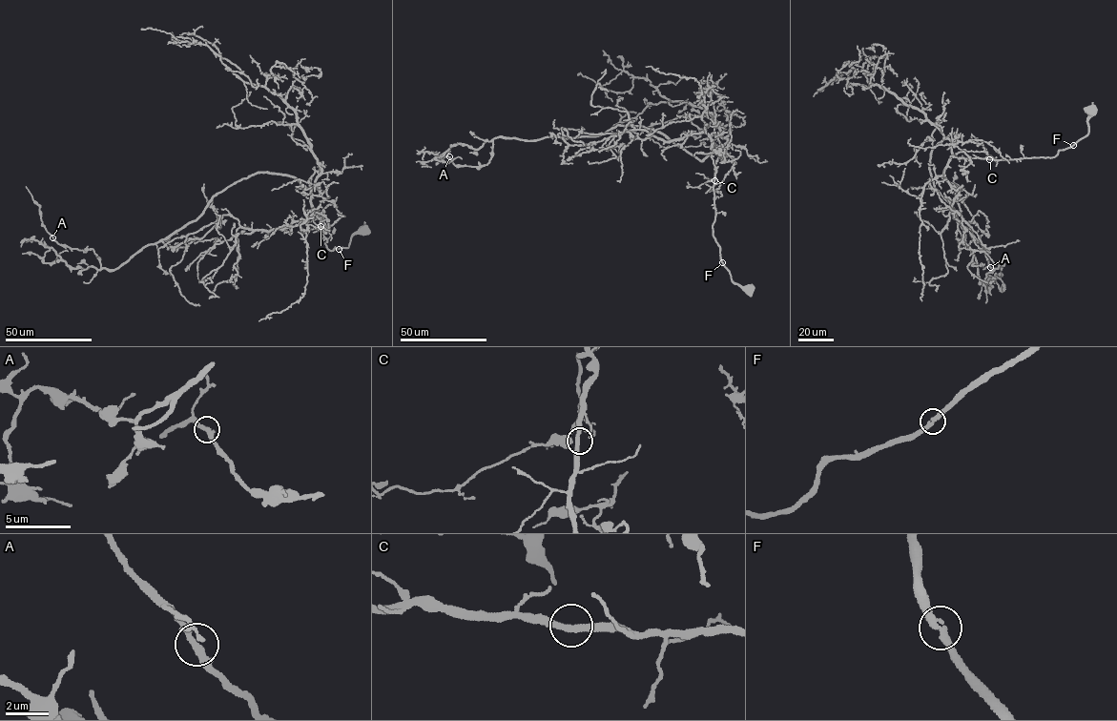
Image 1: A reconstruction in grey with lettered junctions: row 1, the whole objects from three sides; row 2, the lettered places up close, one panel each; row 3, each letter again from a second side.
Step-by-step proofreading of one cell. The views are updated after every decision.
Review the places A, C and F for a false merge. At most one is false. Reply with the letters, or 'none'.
none

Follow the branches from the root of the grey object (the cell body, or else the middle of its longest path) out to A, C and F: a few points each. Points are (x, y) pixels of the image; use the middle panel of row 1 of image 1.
A: (749, 289), (713, 236), (711, 149), (701, 160), (619, 125), (494, 138), (486, 165), (449, 156)
C: (749, 289), (732, 280), (713, 236), (714, 180)
F: (749, 289), (733, 281), (722, 262)

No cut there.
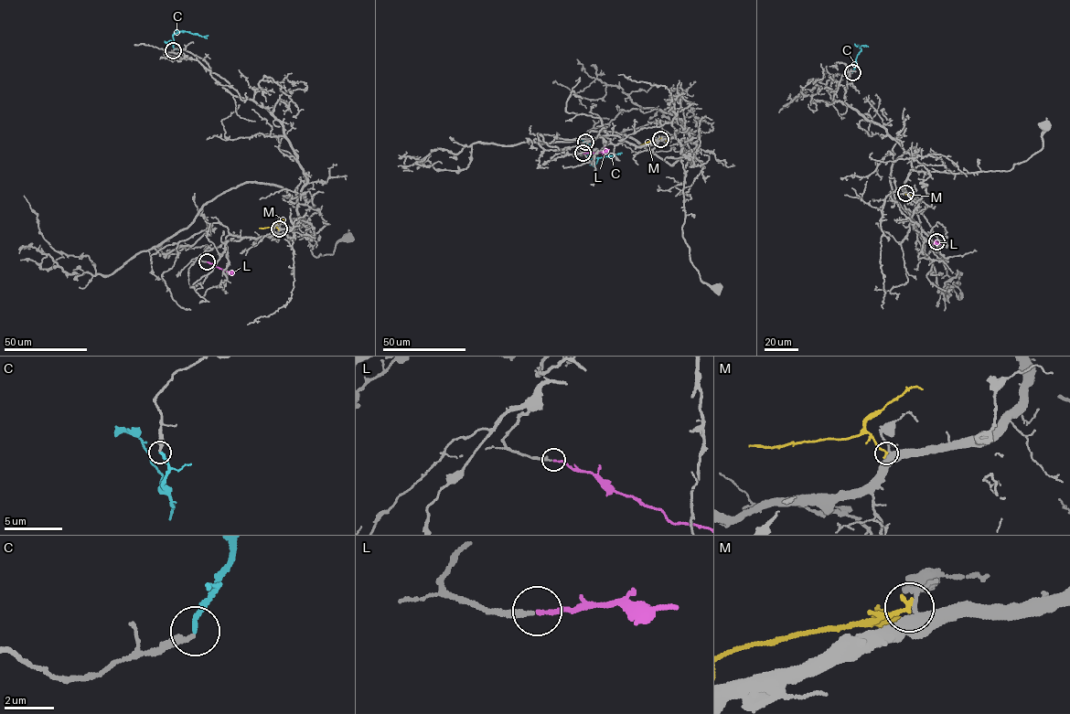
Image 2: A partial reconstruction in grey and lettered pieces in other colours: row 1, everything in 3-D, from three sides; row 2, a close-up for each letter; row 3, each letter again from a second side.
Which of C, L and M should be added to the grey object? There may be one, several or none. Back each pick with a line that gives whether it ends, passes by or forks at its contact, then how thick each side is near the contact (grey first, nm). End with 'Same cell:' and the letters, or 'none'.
L: it ends; calibres 240 and 170 nm
Same cell: L

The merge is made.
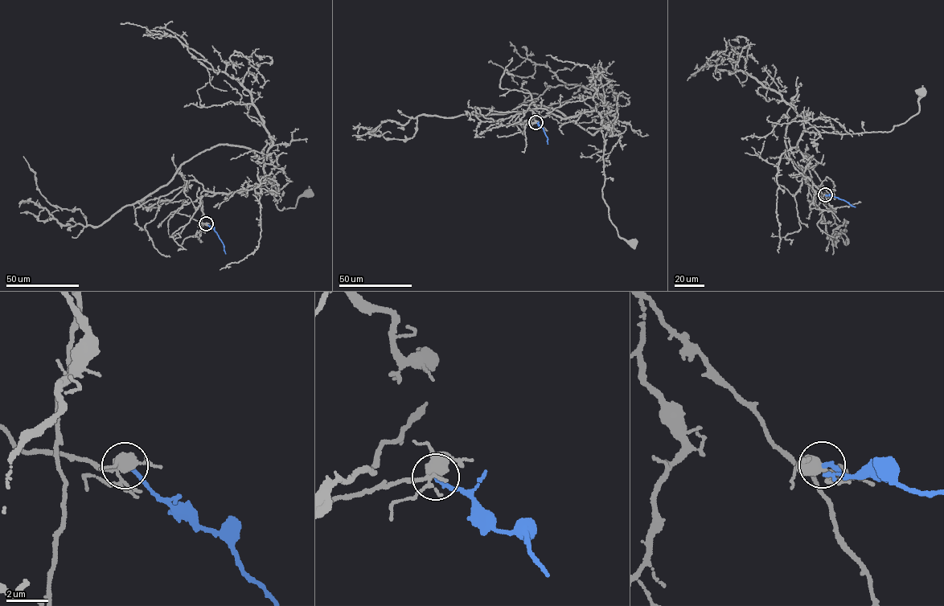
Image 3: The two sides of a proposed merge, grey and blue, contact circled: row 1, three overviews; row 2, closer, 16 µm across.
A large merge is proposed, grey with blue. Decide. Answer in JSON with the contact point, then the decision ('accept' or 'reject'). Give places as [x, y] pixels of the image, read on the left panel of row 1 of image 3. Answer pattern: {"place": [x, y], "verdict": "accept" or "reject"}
{"place": [206, 223], "verdict": "reject"}

